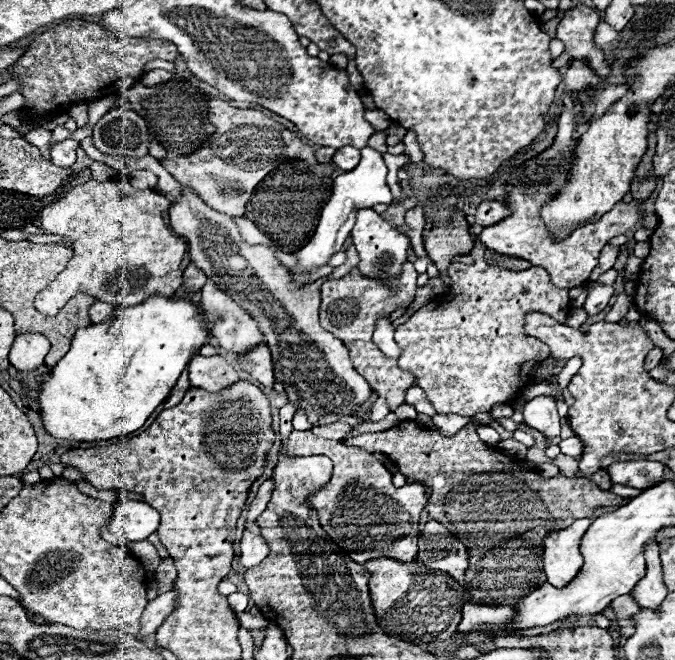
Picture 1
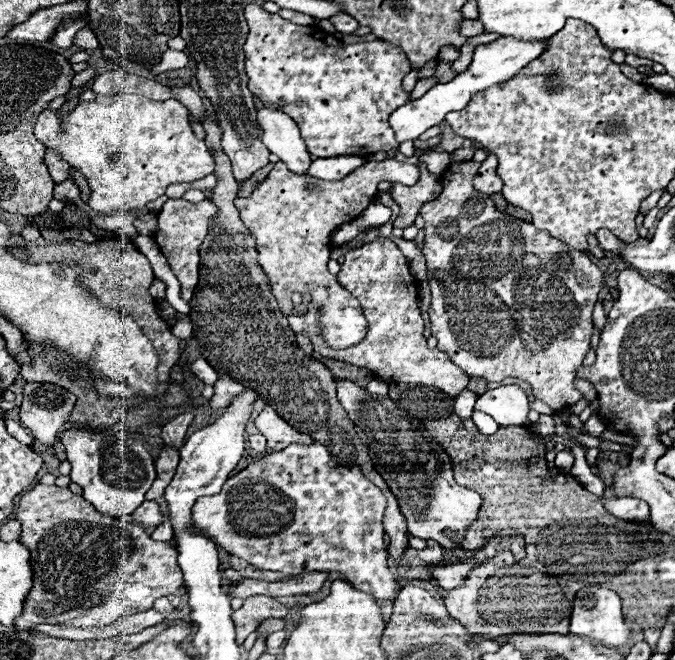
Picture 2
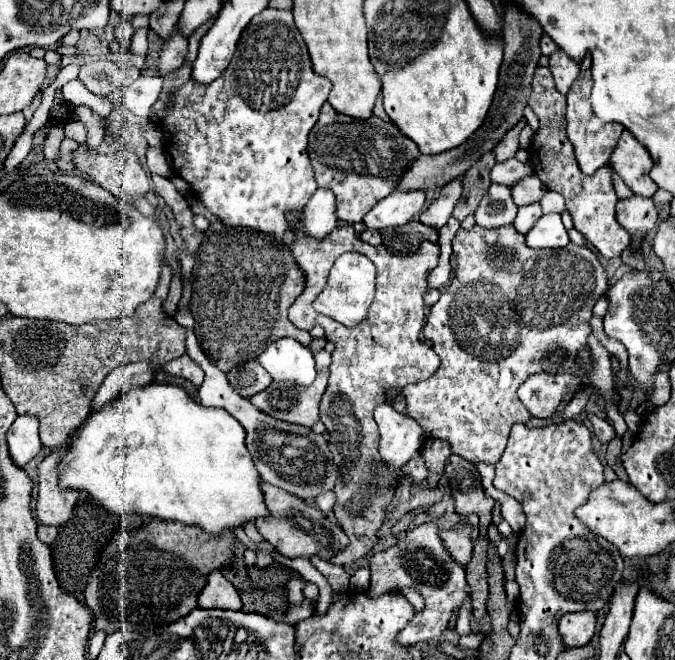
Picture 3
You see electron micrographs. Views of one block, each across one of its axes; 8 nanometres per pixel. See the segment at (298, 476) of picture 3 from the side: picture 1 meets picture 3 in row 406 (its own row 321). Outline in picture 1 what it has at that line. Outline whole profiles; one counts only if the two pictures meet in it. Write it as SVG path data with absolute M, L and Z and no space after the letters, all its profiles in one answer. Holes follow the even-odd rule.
M208 280L202 288L202 308L206 318L212 320L210 332L220 348L244 354L244 350L250 350L252 346L266 344L266 338L256 326L254 318L212 280ZM216 316L222 316L222 320L214 320Z

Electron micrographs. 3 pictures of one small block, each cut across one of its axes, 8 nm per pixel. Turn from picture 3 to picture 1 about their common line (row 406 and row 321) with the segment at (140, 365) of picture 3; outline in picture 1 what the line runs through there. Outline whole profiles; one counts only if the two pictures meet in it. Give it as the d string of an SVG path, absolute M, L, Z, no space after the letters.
M96 300L92 306L90 306L90 310L88 310L88 314L90 314L90 320L92 322L104 322L104 318L108 318L108 314L112 314L114 312L114 306L112 304L108 304L108 302L100 302L100 300Z

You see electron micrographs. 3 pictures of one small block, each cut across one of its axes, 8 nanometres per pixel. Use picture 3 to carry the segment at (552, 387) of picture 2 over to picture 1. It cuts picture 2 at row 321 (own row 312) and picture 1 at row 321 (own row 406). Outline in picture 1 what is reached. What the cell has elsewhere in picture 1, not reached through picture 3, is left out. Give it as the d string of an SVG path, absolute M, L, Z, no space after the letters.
M478 240L470 256L476 260L474 266L448 266L448 276L452 278L448 294L420 308L396 330L396 342L402 348L398 364L402 370L408 370L416 376L418 386L426 392L438 414L474 416L476 412L490 412L492 406L514 400L516 394L524 388L530 370L550 356L550 350L544 342L524 332L526 314L544 312L554 320L566 320L570 314L568 290L552 286L544 268L532 266L522 272L510 272L506 268L488 266L484 262L484 246Z

